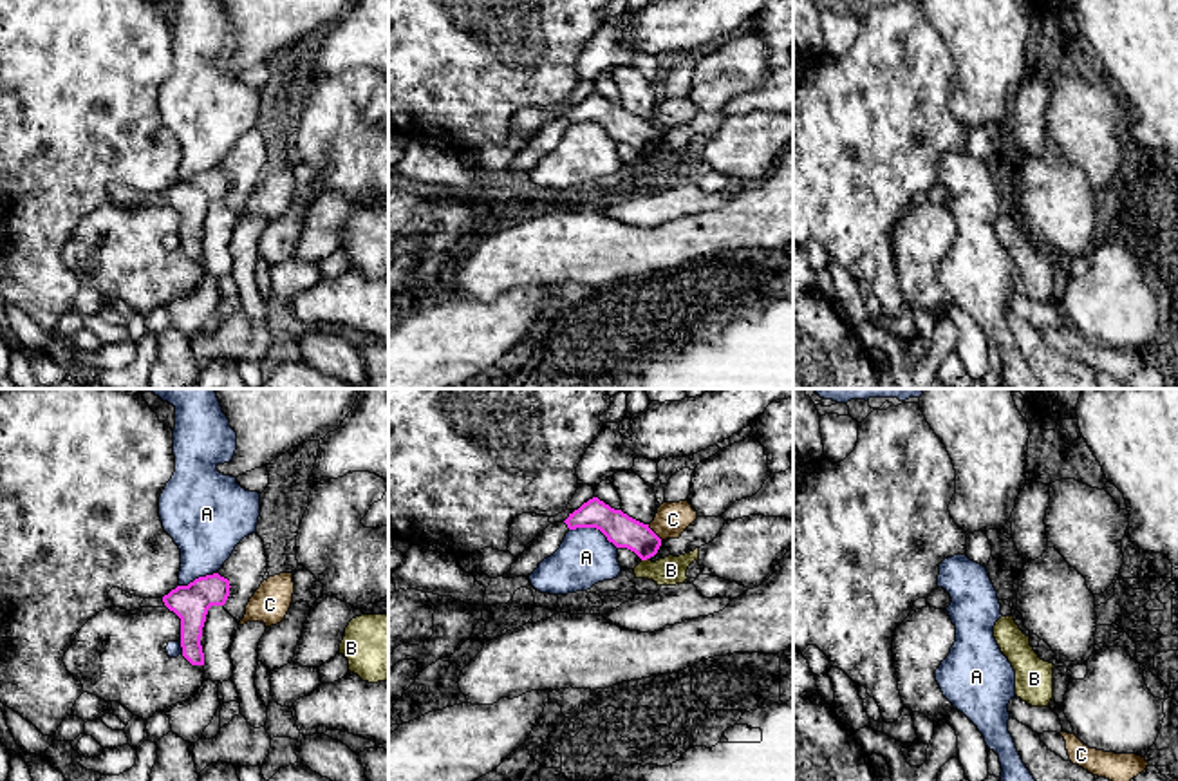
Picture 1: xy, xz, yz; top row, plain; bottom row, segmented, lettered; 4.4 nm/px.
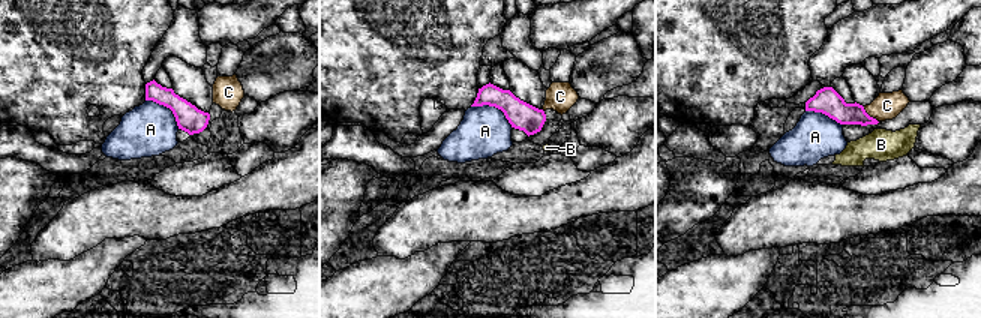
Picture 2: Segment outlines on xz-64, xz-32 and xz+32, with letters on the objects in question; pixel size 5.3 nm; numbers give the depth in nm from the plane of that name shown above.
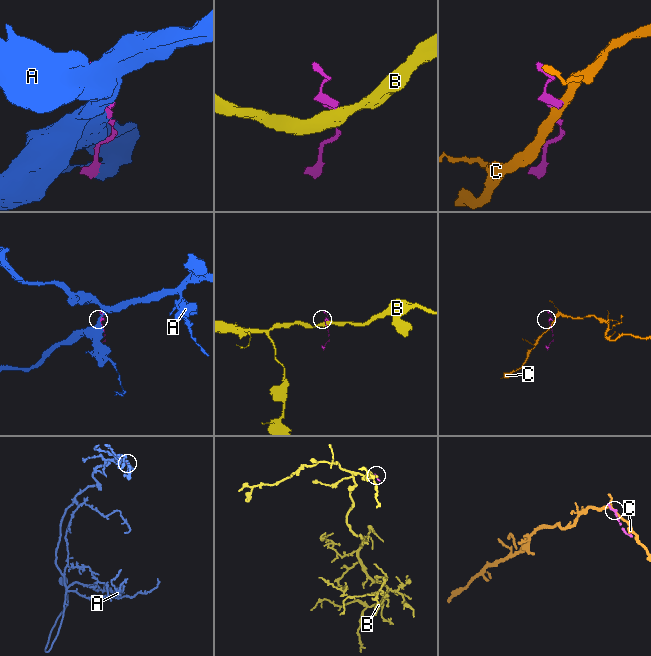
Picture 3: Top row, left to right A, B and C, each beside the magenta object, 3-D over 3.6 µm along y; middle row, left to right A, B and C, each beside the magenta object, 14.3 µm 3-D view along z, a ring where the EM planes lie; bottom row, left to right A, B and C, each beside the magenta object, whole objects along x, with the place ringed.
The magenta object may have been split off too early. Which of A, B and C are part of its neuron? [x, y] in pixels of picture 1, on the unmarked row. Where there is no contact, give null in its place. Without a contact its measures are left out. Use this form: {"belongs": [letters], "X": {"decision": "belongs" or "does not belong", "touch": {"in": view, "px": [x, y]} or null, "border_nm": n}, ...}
{"belongs": [], "A": {"decision": "does not belong", "touch": {"in": "xz", "px": [593, 122]}, "border_nm": 240}, "B": {"decision": "does not belong", "touch": {"in": "xz", "px": [645, 154]}, "border_nm": 40}, "C": {"decision": "does not belong", "touch": {"in": "xz", "px": [653, 127]}, "border_nm": 100}}

